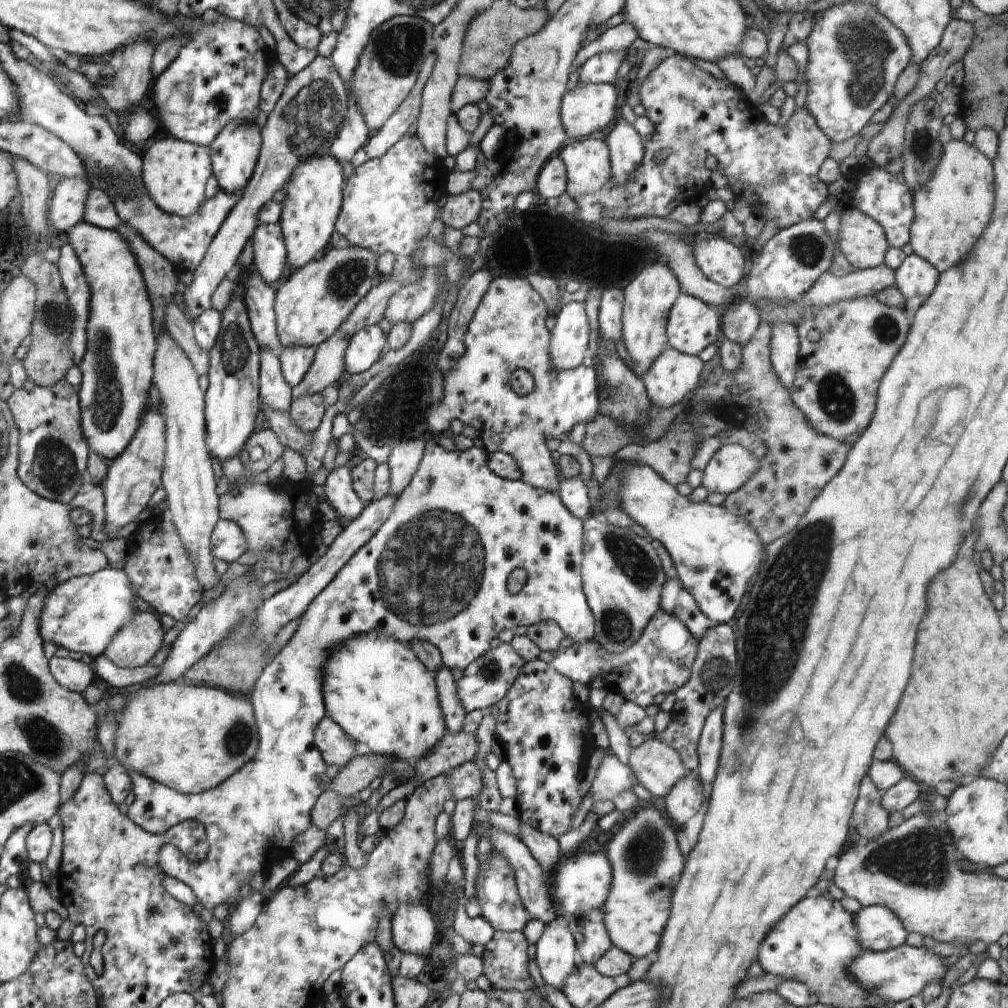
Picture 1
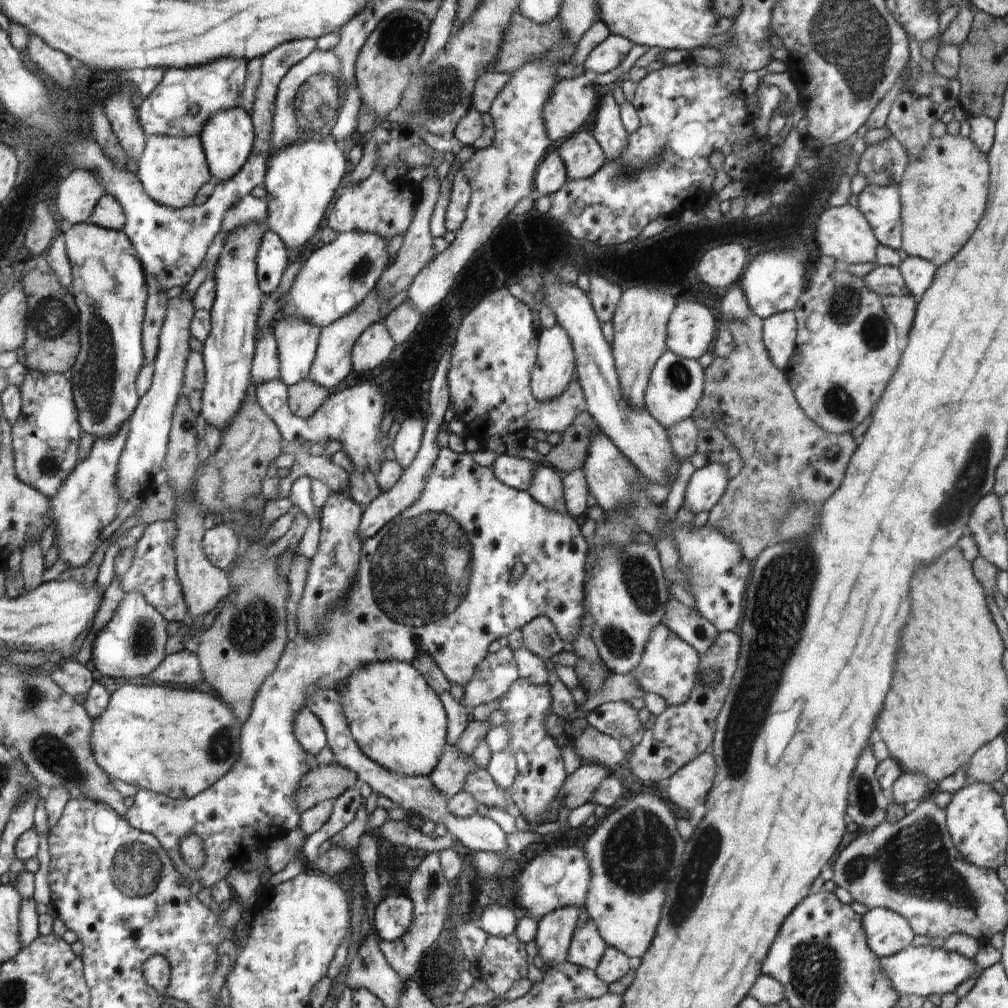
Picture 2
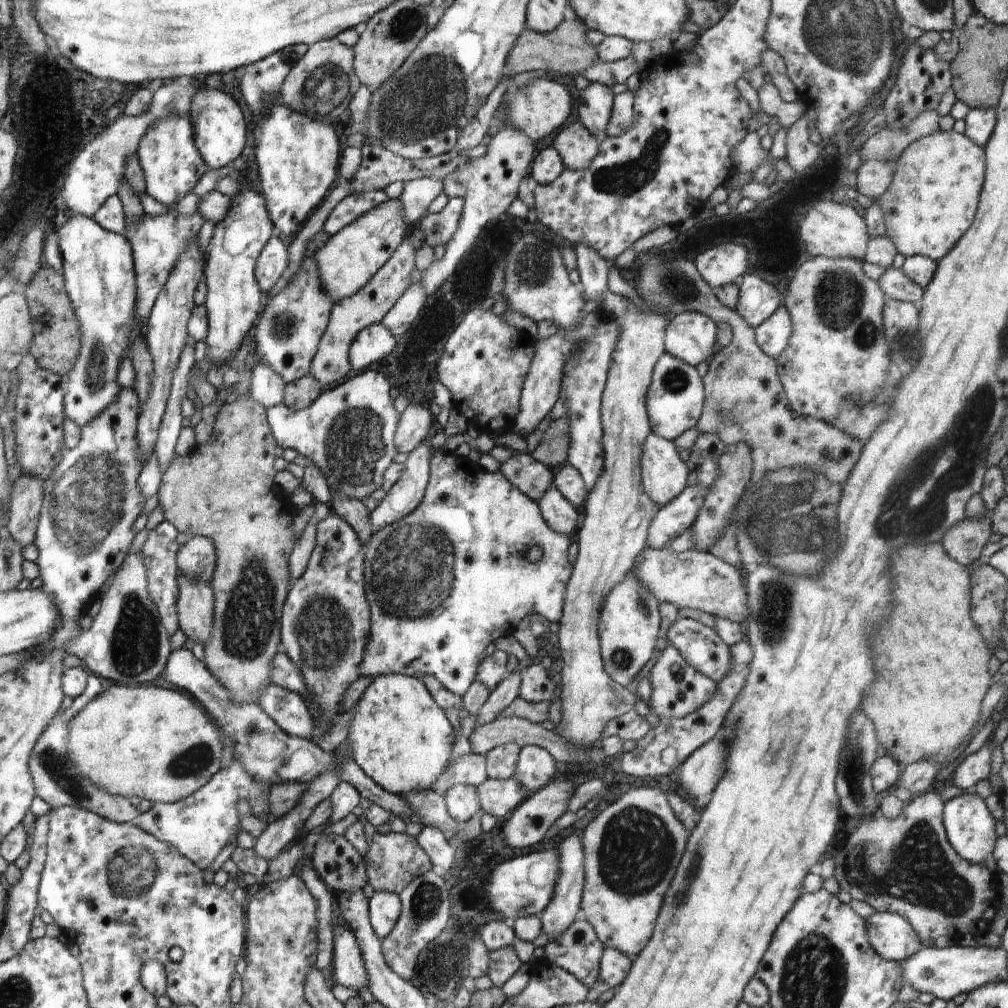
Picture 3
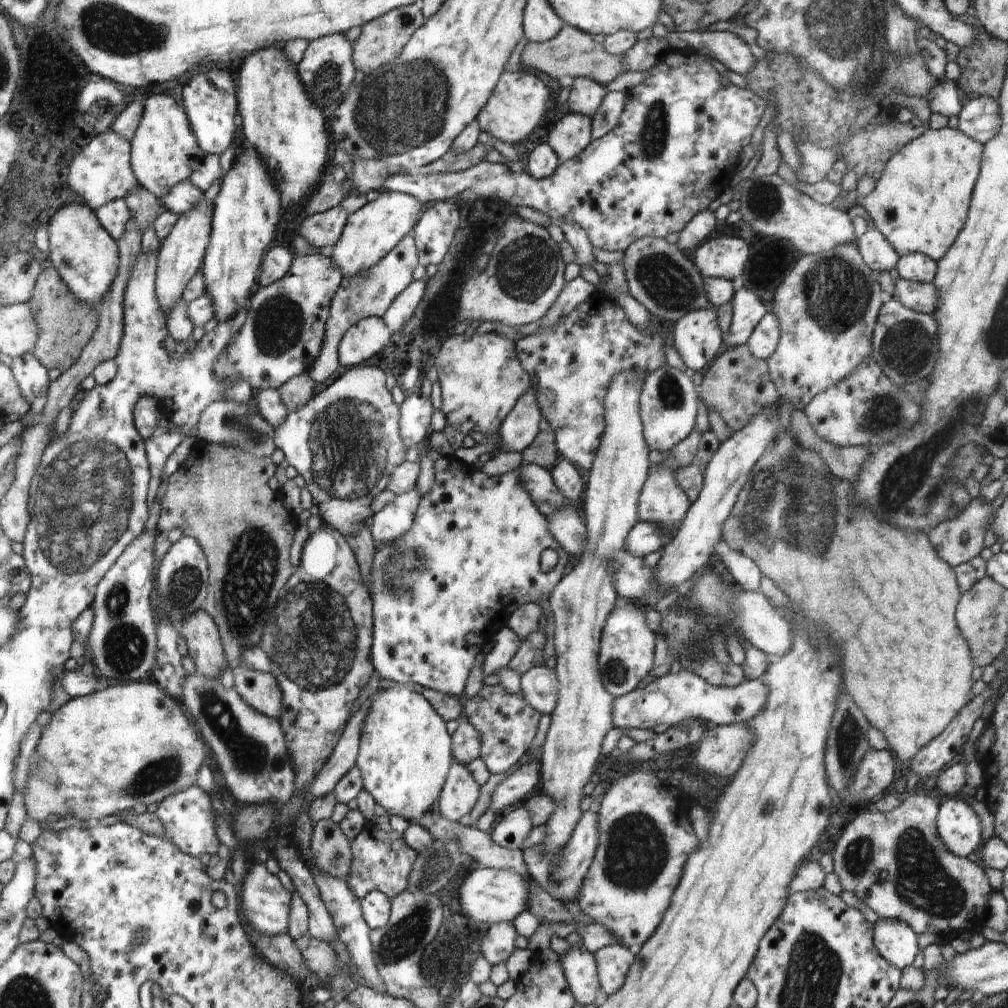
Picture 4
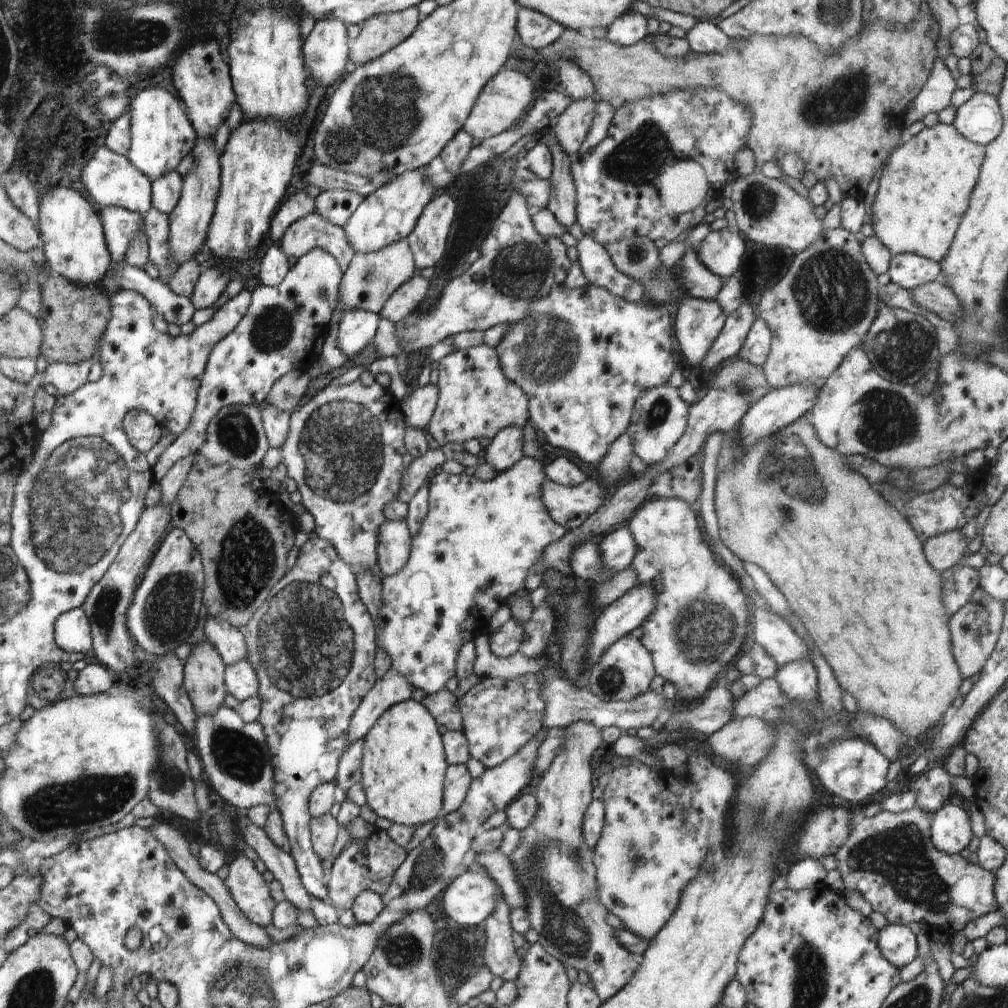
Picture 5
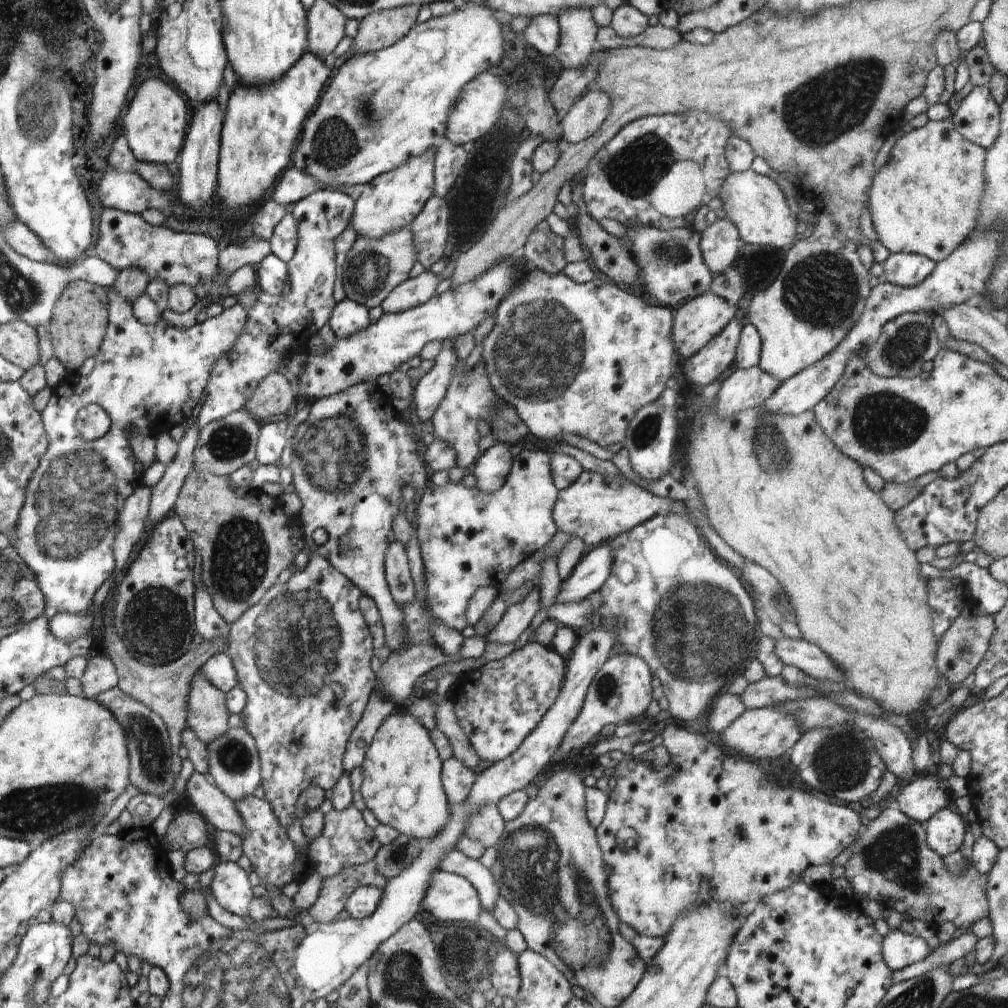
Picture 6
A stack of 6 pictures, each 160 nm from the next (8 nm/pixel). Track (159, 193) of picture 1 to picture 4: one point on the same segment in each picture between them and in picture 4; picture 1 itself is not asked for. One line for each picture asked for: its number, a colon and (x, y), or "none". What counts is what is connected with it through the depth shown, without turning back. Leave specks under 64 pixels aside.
2: (172, 170)
3: (171, 164)
4: (162, 145)

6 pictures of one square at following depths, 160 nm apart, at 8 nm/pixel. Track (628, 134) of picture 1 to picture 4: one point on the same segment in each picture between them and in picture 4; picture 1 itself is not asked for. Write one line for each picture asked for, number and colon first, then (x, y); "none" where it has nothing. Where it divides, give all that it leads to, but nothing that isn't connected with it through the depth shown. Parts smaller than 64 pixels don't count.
2: (607, 127)
3: (596, 100)
4: (586, 95)

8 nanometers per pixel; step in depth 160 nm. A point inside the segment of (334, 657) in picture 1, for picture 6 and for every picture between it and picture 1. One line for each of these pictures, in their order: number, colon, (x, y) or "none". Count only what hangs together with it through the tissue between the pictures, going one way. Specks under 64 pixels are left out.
2: (395, 716)
3: (401, 738)
4: (404, 753)
5: (402, 769)
6: (401, 786)

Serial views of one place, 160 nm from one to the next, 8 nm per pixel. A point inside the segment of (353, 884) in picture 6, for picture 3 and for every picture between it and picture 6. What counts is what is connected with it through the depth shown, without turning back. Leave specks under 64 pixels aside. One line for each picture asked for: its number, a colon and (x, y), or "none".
3: (392, 860)
4: (381, 861)
5: (371, 865)

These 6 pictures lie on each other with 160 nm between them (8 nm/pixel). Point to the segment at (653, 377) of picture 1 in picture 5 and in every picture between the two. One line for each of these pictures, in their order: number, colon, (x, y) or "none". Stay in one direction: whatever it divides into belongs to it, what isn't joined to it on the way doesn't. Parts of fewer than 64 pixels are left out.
2: (673, 395)
3: (676, 396)
4: (667, 405)
5: (658, 421)

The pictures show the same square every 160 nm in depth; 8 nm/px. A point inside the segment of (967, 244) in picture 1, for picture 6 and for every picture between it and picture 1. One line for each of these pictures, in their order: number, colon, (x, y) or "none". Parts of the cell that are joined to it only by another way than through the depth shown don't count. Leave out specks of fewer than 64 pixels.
2: (944, 190)
3: (931, 202)
4: (920, 204)
5: (924, 191)
6: (926, 199)

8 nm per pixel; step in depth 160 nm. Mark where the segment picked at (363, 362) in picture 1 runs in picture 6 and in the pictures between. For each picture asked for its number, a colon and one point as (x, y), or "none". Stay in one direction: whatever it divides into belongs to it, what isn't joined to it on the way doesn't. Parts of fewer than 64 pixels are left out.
2: (374, 345)
3: (376, 340)
4: (368, 336)
5: (357, 327)
6: (348, 317)

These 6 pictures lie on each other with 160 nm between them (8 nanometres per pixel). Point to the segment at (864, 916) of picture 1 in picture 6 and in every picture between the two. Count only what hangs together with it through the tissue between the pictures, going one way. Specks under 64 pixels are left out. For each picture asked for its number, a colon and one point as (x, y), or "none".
2: (888, 932)
3: (891, 934)
4: (897, 942)
5: (898, 943)
6: (900, 949)

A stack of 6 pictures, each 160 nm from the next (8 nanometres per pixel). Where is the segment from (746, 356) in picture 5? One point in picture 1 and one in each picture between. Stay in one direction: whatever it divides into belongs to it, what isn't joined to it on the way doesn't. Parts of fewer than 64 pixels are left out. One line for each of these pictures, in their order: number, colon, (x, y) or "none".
1: (785, 340)
2: (779, 330)
3: (772, 335)
4: (764, 338)

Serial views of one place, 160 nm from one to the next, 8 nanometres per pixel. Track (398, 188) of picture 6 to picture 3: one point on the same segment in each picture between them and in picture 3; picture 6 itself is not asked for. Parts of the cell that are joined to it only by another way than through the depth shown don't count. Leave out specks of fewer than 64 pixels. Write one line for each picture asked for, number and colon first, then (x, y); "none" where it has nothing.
3: (350, 259)
4: (372, 231)
5: (391, 212)

